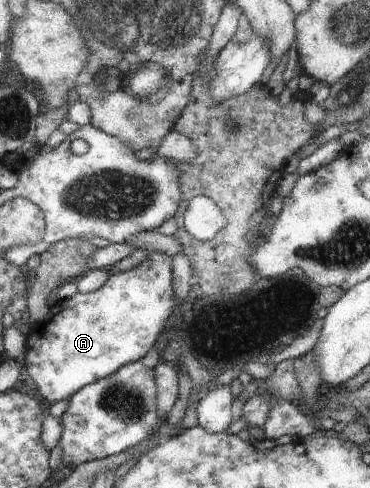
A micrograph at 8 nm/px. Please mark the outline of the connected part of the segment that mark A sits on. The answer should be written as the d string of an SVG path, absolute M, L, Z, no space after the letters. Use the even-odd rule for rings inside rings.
M150 254L140 266L111 276L100 290L89 294L79 292L73 298L60 301L47 308L46 318L32 323L26 367L47 405L72 399L81 389L118 373L122 367L137 362L152 349L176 305L170 258L166 254Z

